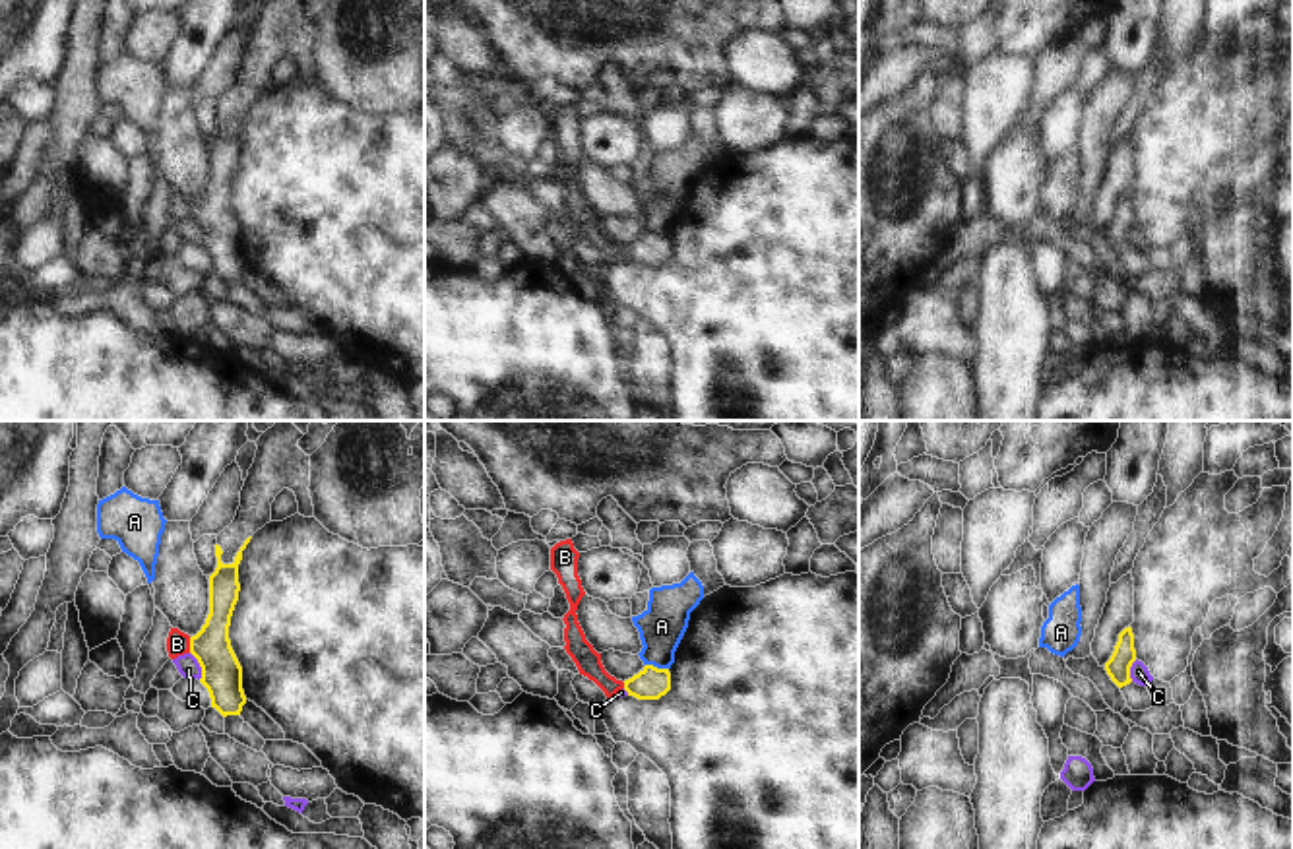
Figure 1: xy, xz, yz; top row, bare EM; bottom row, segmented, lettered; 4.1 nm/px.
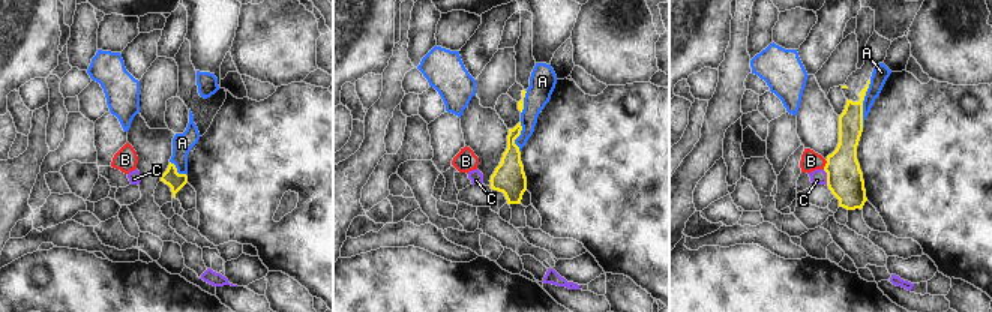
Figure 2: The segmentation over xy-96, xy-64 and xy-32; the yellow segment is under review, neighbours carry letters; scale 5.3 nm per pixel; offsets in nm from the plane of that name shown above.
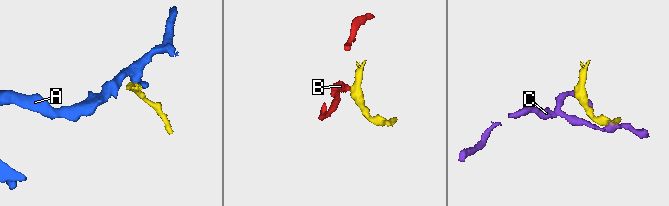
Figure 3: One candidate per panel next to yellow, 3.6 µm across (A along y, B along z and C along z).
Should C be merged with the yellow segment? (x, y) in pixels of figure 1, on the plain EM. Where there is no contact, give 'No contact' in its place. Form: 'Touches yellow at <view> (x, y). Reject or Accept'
Touches yellow at xy (200, 231). Reject

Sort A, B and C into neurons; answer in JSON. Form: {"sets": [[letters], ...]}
{"sets": [["A"], ["B"], ["C"]]}

